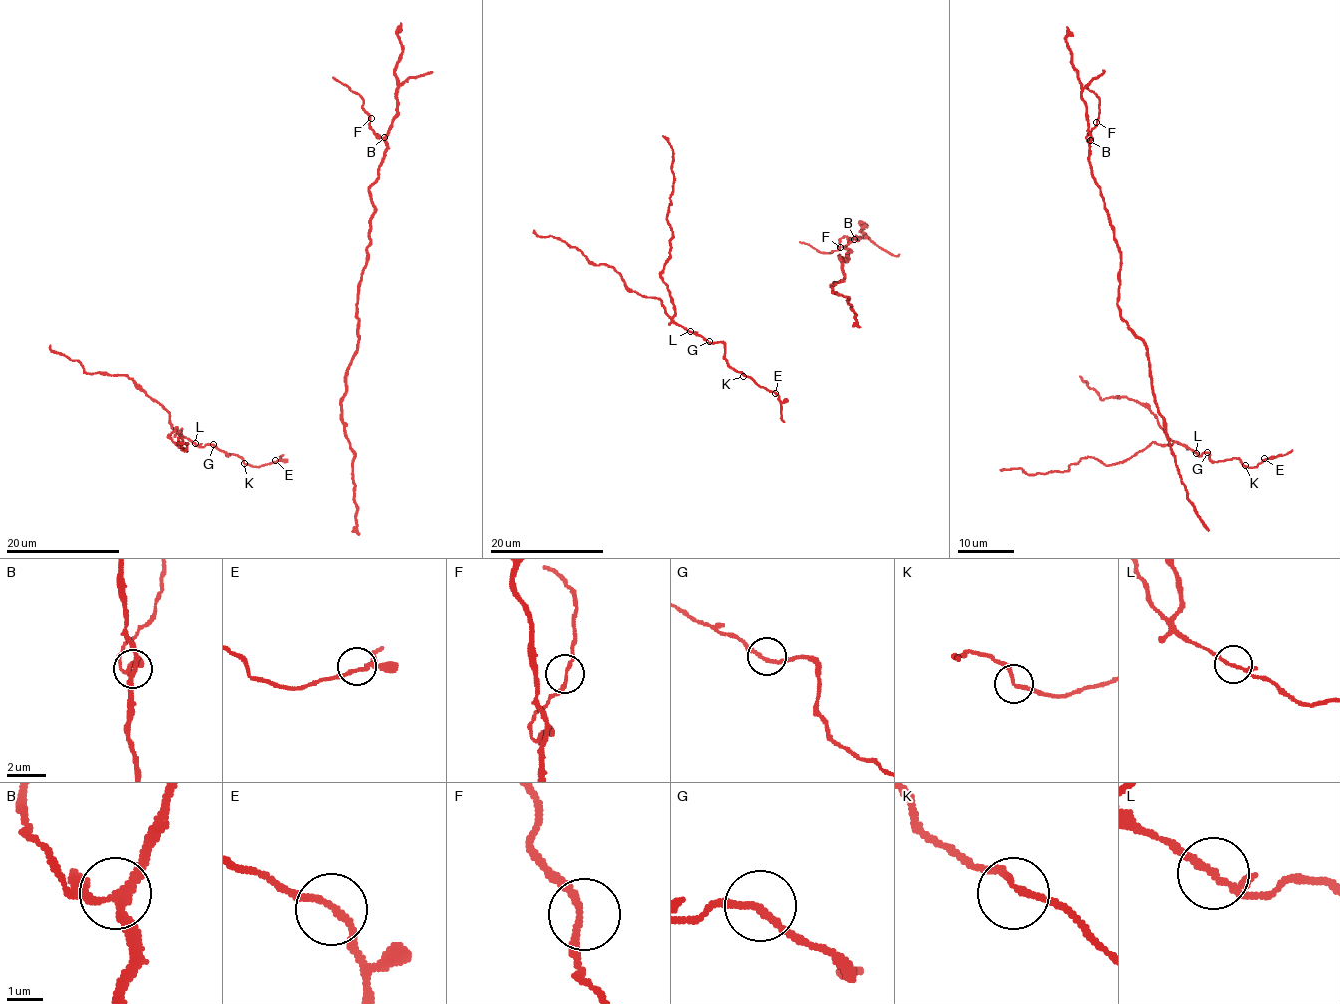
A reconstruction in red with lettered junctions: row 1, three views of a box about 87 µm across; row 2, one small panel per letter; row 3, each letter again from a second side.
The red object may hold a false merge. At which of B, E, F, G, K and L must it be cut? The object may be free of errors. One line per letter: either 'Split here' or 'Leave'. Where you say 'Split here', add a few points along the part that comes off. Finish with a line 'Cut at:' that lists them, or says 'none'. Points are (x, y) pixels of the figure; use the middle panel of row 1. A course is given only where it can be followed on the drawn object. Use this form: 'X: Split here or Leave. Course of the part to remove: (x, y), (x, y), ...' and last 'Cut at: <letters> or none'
B: Leave
E: Leave
F: Leave
G: Leave
K: Leave
L: Leave
Cut at: none

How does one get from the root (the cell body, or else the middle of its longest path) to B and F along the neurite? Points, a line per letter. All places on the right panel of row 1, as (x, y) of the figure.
B: (1179, 473), (1153, 392), (1146, 346), (1121, 316), (1117, 304), (1120, 249), (1088, 162), (1090, 140)
F: (1179, 473), (1153, 392), (1146, 346), (1121, 316), (1117, 304), (1120, 249), (1088, 162), (1086, 134), (1096, 122)

